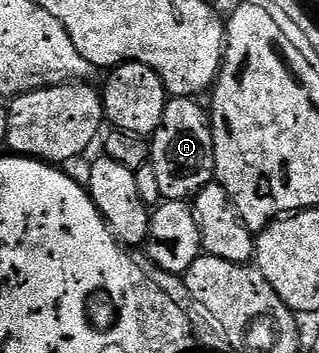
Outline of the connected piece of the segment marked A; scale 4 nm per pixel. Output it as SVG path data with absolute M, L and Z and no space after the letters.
M169 97L166 108L162 112L162 124L150 136L152 157L150 164L158 179L158 192L166 202L188 202L195 199L196 193L206 188L216 177L216 161L214 160L214 132L209 111L199 106L195 97Z

